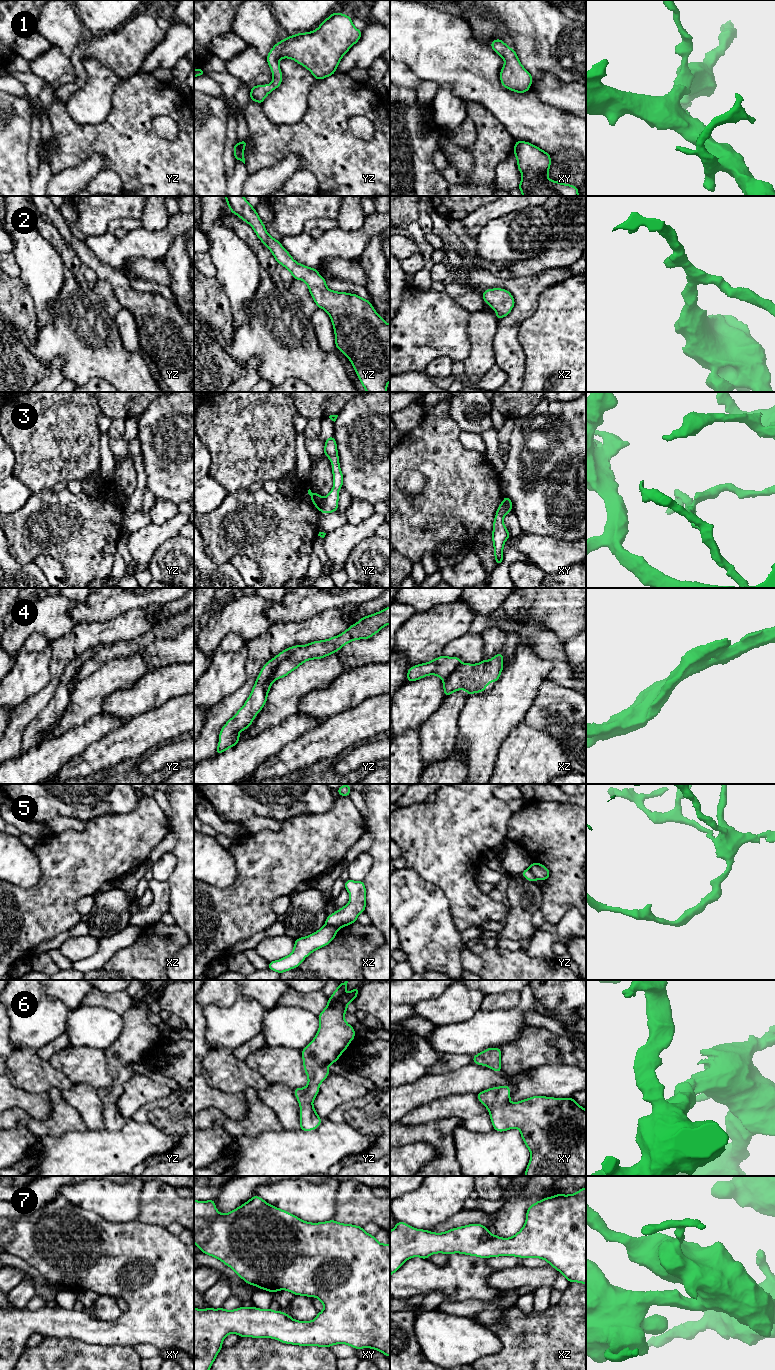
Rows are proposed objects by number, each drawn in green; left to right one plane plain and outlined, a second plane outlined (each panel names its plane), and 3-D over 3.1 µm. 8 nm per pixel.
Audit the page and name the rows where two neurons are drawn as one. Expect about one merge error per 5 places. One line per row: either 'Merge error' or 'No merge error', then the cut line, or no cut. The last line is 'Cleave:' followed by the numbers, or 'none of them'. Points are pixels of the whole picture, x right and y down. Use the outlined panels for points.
1: No merge error. No split
2: No merge error. No split
3: Merge error. Split along yz (323, 498), (323, 503), (319, 509)
4: Merge error. Split along yz (301, 645), (279, 663), (269, 680), (269, 689)
5: Merge error. Split along xz (325, 924), (338, 928)
6: No merge error. No split
7: No merge error. No split
Cleave: 3, 4, 5

